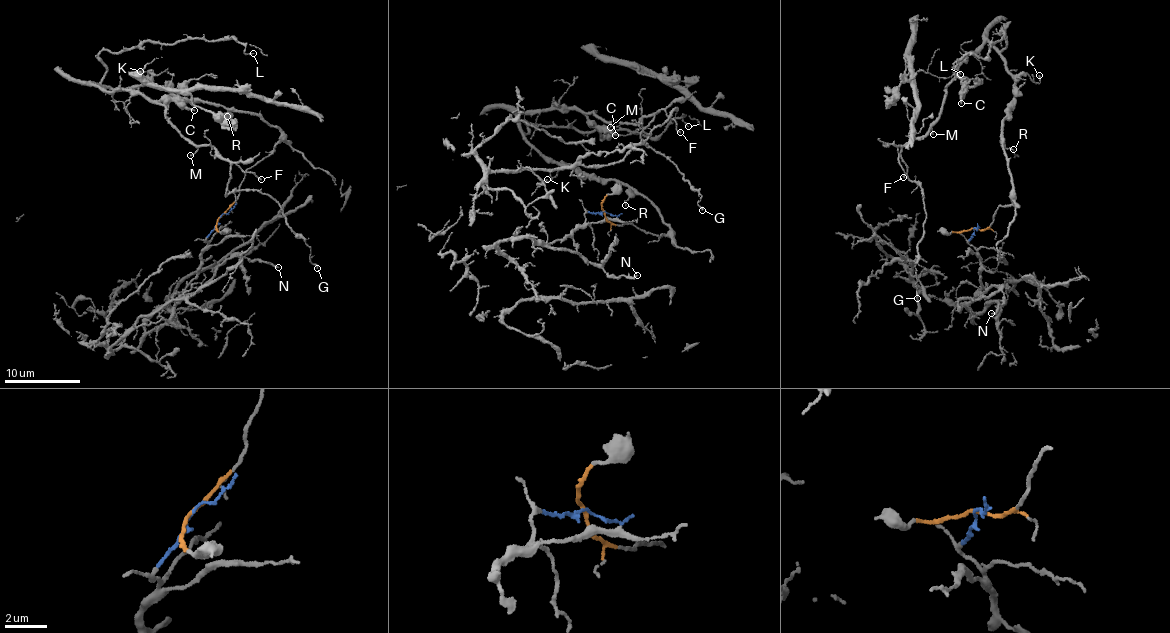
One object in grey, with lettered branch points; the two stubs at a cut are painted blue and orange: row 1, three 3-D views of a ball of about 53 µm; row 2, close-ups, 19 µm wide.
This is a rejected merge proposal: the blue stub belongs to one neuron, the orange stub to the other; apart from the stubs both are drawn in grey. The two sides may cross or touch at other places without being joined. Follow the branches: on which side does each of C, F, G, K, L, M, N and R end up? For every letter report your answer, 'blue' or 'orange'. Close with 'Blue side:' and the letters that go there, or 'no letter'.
C: orange
F: orange
G: orange
K: orange
L: orange
M: orange
N: blue
R: orange
Blue side: N

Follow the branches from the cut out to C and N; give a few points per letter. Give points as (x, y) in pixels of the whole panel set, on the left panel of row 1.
C: (219, 217), (237, 198), (245, 172), (275, 149), (279, 128), (163, 88), (92, 84), (194, 110)
N: (219, 217), (206, 240), (201, 266), (184, 291), (193, 294), (228, 258), (234, 256), (279, 266)

